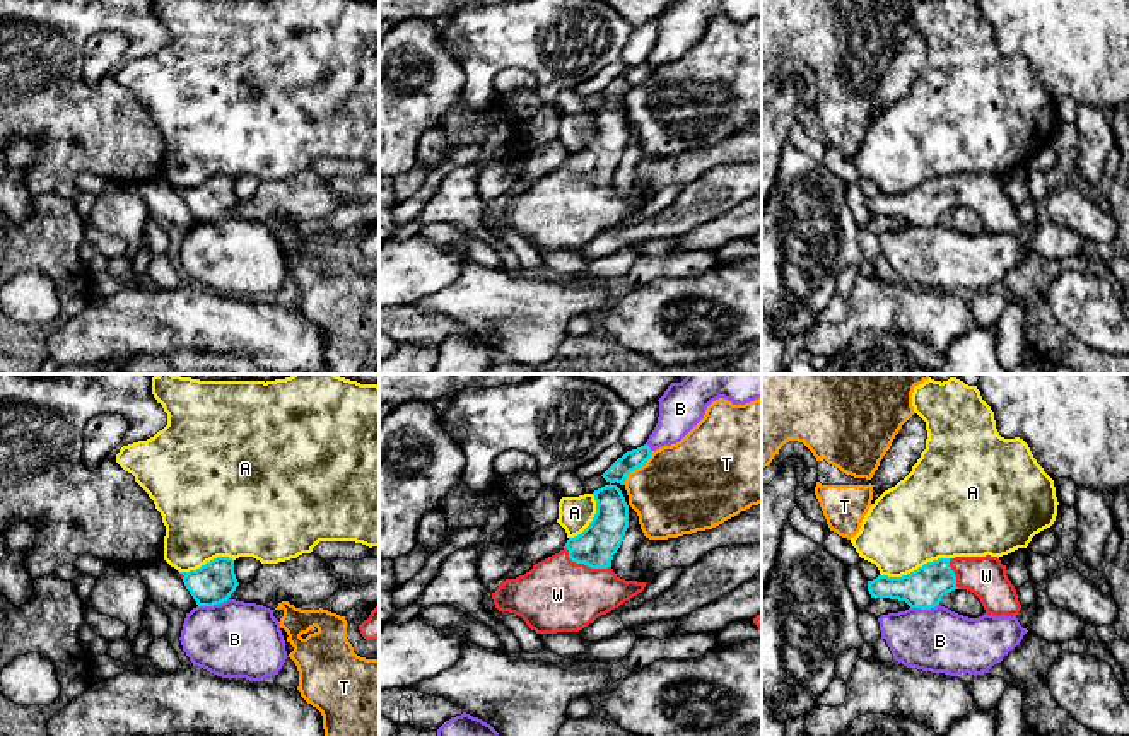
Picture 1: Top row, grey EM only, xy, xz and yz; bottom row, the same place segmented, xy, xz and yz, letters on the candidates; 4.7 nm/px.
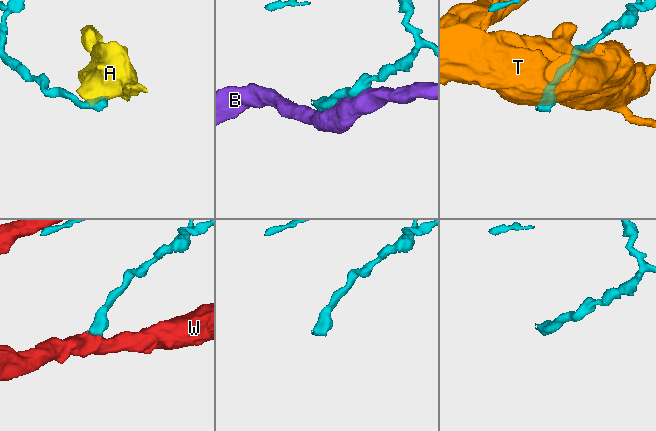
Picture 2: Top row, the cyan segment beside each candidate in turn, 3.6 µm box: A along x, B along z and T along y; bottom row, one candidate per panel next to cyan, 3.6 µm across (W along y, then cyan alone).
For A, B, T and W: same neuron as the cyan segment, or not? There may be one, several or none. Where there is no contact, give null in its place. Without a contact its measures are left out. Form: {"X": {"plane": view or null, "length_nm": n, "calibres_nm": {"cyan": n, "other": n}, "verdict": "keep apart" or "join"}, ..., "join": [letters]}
{"A": {"plane": "yz", "length_nm": 340, "calibres_nm": {"cyan": 190, "other": 400}, "verdict": "keep apart"}, "B": {"plane": "xy", "length_nm": 150, "calibres_nm": {"cyan": 200, "other": 360}, "verdict": "keep apart"}, "T": {"plane": "xz", "length_nm": 220, "calibres_nm": {"cyan": 160, "other": 420}, "verdict": "keep apart"}, "W": {"plane": "xz", "length_nm": 240, "calibres_nm": {"cyan": 190, "other": 360}, "verdict": "join"}, "join": ["W"]}

